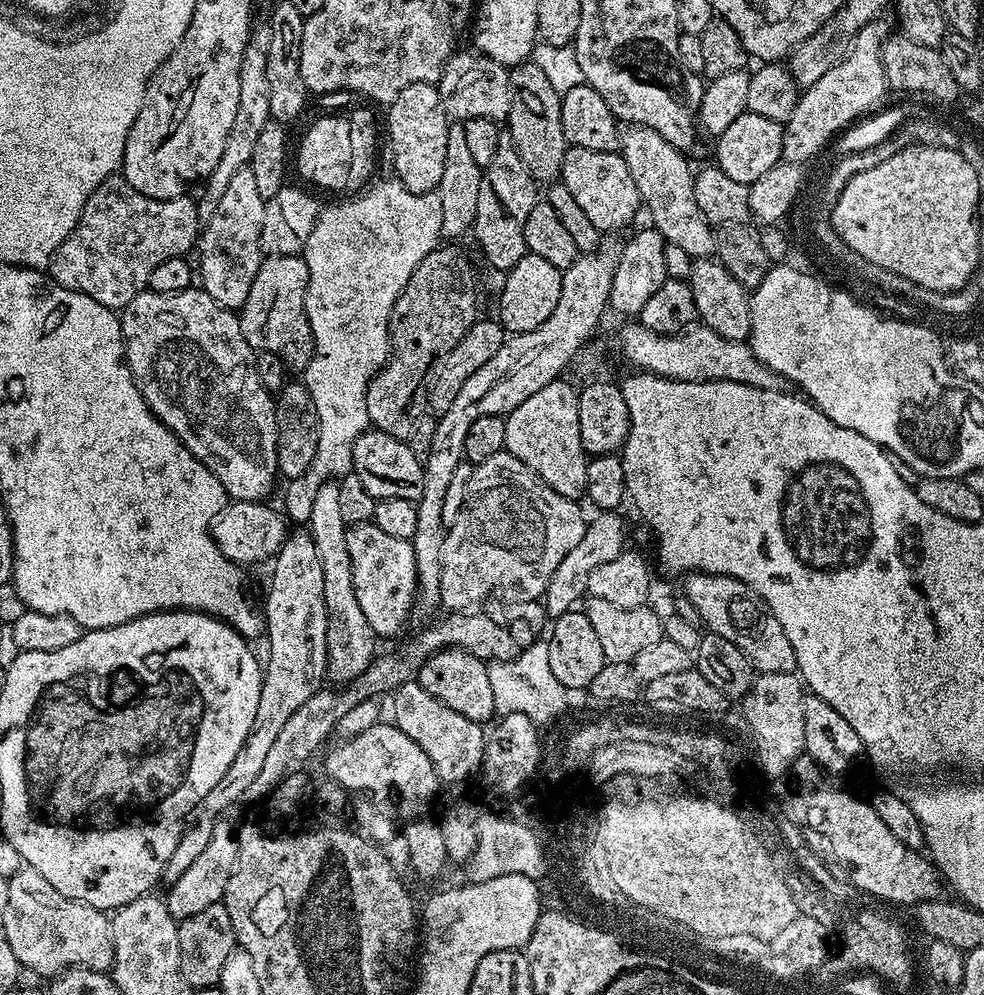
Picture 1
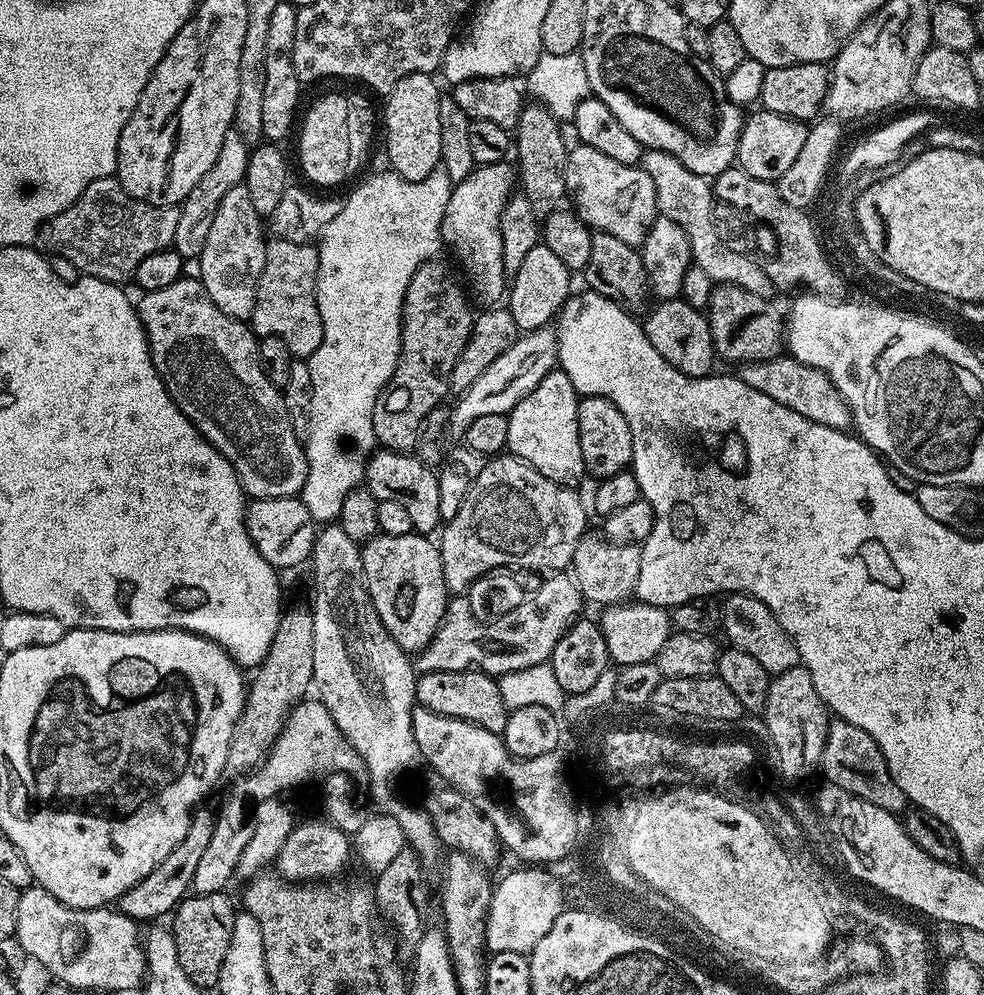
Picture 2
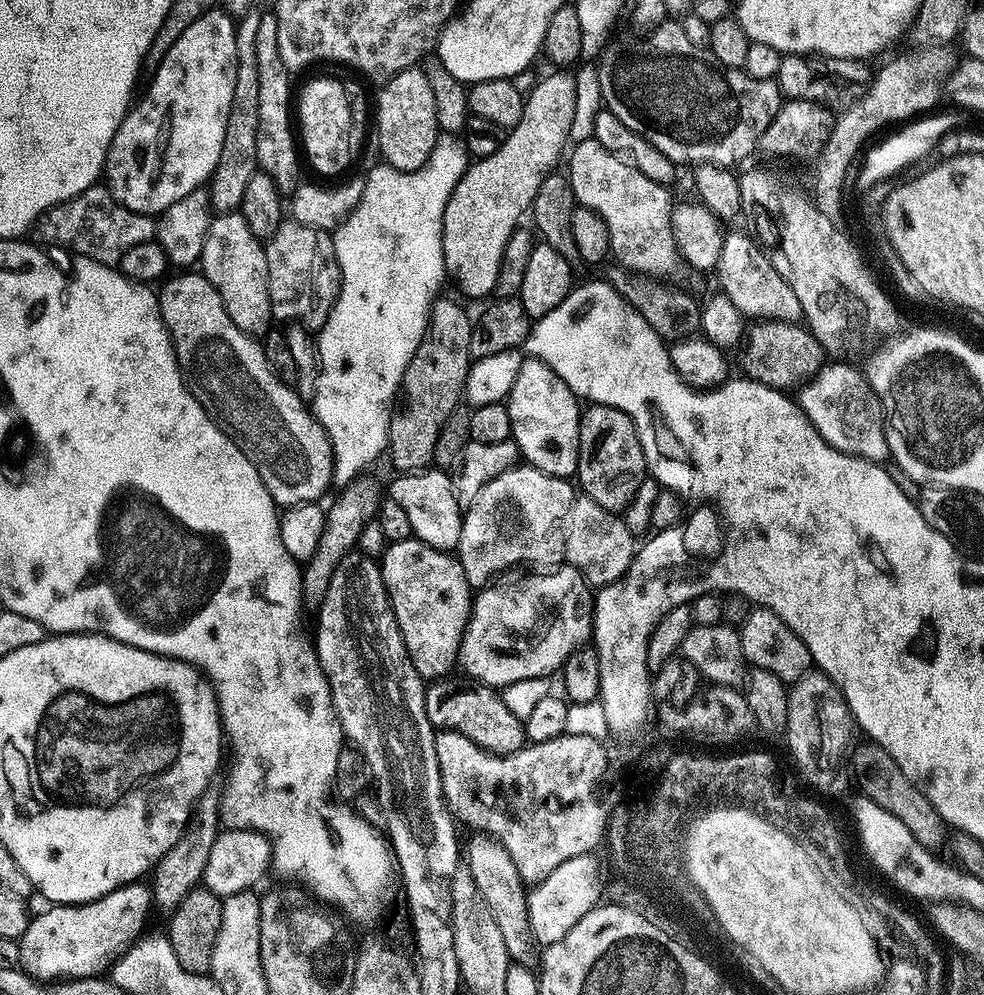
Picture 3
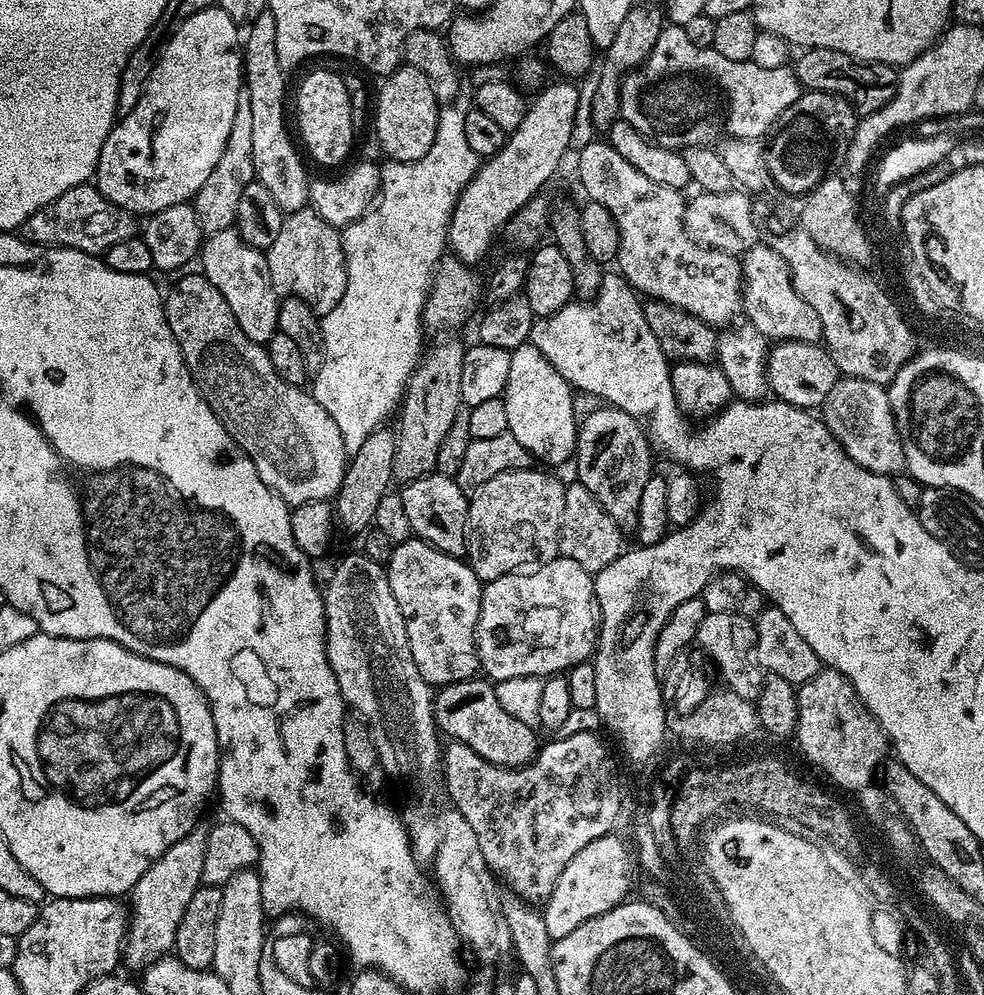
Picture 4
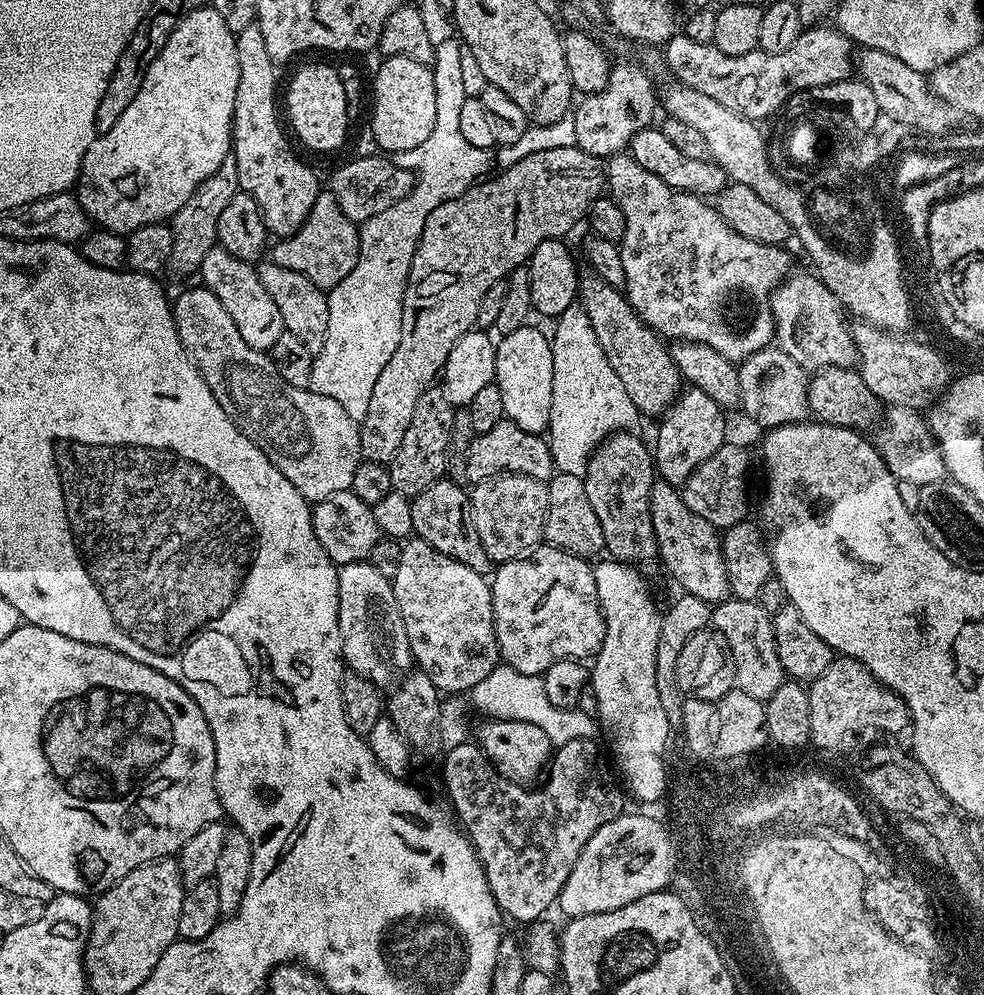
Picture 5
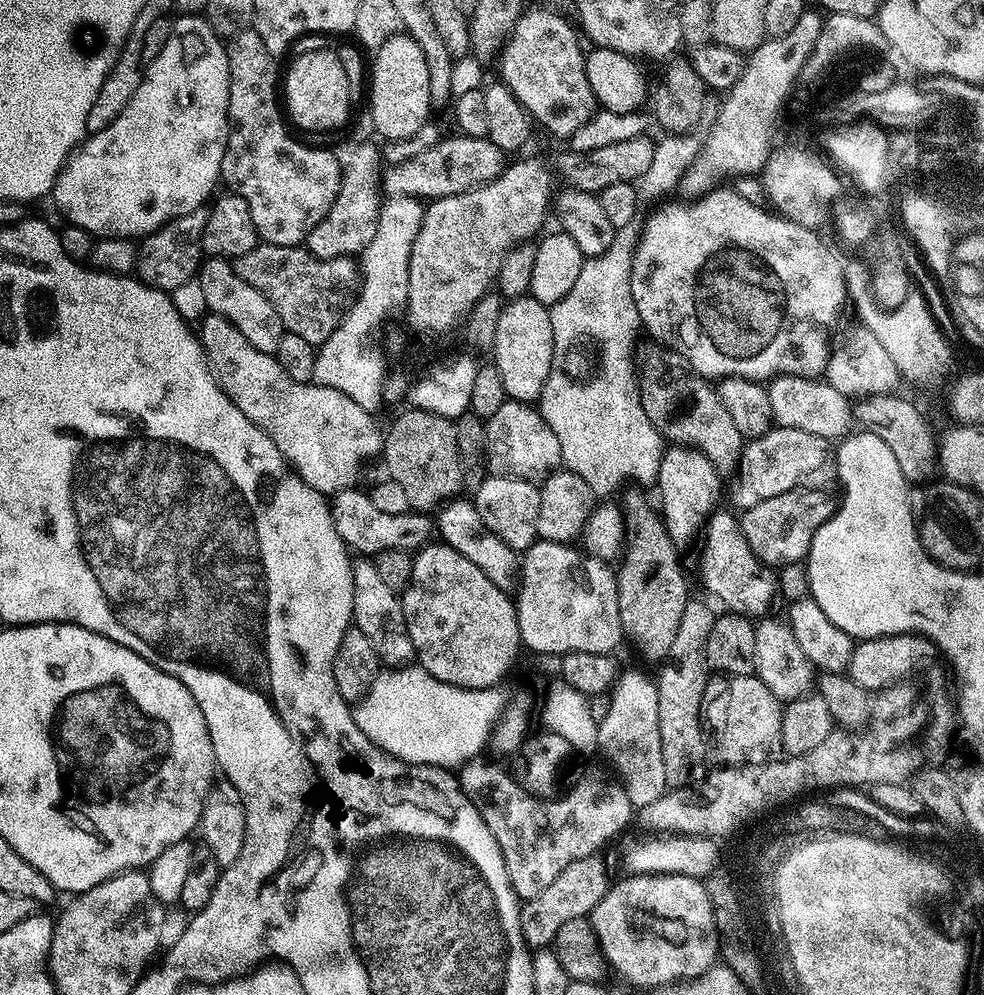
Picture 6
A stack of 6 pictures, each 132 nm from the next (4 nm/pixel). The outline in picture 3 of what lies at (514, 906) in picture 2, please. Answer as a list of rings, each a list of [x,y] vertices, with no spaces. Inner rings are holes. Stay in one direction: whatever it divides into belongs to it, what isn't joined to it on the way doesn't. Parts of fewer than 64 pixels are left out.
[[[591,855],[570,858],[558,866],[540,884],[535,885],[528,895],[528,926],[533,941],[547,946],[566,938],[566,934],[582,919],[591,908],[602,900],[602,879]]]

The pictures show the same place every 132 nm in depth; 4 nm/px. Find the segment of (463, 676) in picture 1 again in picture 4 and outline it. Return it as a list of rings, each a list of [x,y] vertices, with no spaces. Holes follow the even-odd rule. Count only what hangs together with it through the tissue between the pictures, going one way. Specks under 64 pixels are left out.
[[[473,678],[443,685],[435,693],[432,701],[432,716],[436,719],[436,727],[441,733],[449,737],[449,741],[457,744],[470,746],[474,754],[478,754],[486,762],[496,764],[500,768],[523,768],[525,764],[532,763],[537,754],[538,743],[536,744],[537,729],[526,726],[526,722],[518,722],[514,714],[506,706],[502,706],[500,693],[487,679]]]

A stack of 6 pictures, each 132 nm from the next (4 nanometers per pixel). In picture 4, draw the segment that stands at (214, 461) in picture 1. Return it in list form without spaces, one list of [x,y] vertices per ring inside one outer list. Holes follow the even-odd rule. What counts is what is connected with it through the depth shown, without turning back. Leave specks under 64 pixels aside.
[[[202,274],[183,276],[166,292],[164,313],[204,401],[214,410],[234,443],[254,462],[265,486],[278,493],[285,504],[297,506],[331,501],[340,491],[344,470],[350,459],[334,418],[330,418],[330,414],[326,414],[326,410],[322,410],[322,406],[318,406],[316,399],[303,387],[287,384],[274,370],[274,366],[270,366],[267,347],[255,344],[246,338],[246,334],[242,334],[234,314],[230,314],[230,306],[226,306],[226,298],[218,294],[218,286],[214,286]]]

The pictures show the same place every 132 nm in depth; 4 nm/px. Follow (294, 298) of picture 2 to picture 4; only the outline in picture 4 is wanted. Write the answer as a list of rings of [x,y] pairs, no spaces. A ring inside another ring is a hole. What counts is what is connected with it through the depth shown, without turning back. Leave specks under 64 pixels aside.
[[[305,206],[285,215],[282,230],[278,230],[278,238],[274,238],[274,246],[267,248],[266,255],[268,280],[281,297],[298,297],[321,318],[342,302],[342,294],[346,294],[348,285],[344,237],[341,229],[322,219],[312,207]]]

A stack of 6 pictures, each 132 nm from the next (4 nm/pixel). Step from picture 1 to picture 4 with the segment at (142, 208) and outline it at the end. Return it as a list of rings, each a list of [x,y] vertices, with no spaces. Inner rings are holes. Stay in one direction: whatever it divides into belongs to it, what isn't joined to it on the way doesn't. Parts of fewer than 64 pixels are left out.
[[[85,182],[66,190],[66,194],[58,194],[54,202],[46,202],[26,222],[21,224],[18,232],[29,244],[42,244],[45,248],[73,248],[94,257],[108,252],[114,242],[122,242],[126,238],[137,235],[138,220],[125,208],[114,206],[96,189],[95,183]]]

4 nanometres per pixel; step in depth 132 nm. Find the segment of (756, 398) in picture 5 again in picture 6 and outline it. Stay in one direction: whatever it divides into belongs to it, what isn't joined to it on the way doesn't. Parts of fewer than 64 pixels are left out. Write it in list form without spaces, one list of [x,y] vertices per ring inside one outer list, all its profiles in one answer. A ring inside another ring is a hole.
[[[774,376],[767,389],[772,419],[779,427],[806,430],[806,434],[818,434],[818,438],[829,442],[839,441],[849,435],[854,424],[853,405],[849,397],[834,390],[834,386],[823,379],[811,376]]]

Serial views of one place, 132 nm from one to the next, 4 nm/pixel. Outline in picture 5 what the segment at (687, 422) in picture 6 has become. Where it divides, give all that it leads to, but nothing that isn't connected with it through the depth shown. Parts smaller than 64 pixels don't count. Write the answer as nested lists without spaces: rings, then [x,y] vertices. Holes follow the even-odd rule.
[[[584,270],[579,273],[578,304],[584,309],[586,318],[590,318],[594,338],[598,338],[602,354],[606,354],[610,366],[614,366],[614,374],[622,378],[622,386],[626,386],[626,394],[630,394],[630,402],[634,402],[637,413],[663,417],[682,391],[682,377],[672,361],[669,345],[641,320],[627,295],[610,286],[598,272]]]

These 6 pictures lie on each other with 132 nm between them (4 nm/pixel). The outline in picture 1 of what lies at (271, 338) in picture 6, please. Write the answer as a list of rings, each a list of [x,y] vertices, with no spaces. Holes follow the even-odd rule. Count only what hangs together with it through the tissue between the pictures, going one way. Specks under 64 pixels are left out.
[[[246,166],[230,178],[230,186],[226,186],[222,202],[218,202],[214,214],[200,233],[198,280],[202,290],[224,308],[239,310],[250,294],[250,286],[254,286],[254,274],[258,274],[262,259],[260,235],[263,213],[264,199],[262,194],[258,194],[251,167]]]

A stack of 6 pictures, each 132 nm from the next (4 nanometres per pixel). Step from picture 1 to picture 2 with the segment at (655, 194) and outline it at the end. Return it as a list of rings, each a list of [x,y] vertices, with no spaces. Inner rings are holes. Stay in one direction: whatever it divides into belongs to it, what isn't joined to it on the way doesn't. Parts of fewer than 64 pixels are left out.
[[[645,151],[642,167],[646,174],[650,174],[650,178],[654,178],[657,213],[670,218],[670,222],[678,222],[678,226],[686,230],[695,267],[706,270],[706,274],[710,274],[710,278],[716,284],[733,284],[759,296],[773,295],[774,285],[770,282],[763,263],[759,259],[751,260],[744,252],[735,252],[720,241],[720,233],[716,231],[709,208],[714,200],[714,188],[705,177],[686,170],[686,166],[682,166],[682,162],[674,158],[674,154],[665,152]]]

